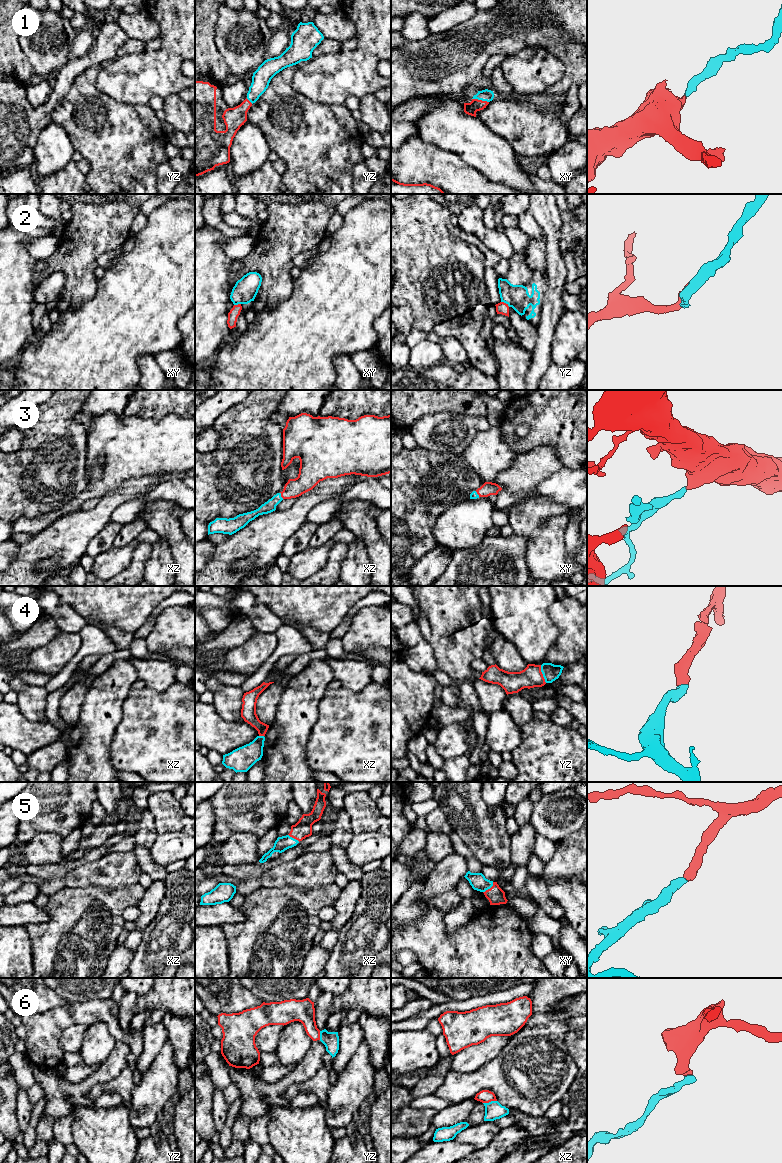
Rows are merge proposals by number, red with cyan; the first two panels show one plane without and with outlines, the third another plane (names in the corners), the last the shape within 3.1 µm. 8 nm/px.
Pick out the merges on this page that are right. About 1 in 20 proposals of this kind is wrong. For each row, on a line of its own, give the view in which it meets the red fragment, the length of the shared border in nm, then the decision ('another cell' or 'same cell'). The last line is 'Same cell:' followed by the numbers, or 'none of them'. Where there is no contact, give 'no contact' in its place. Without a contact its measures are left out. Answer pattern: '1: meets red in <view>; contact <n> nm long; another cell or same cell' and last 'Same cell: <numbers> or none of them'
1: meets red in xy; contact 140 nm long; same cell
2: meets red in yz; contact 80 nm long; another cell
3: meets red in xz; contact 60 nm long; same cell
4: meets red in yz; contact 150 nm long; same cell
5: meets red in xy; contact 120 nm long; same cell
6: meets red in xz; contact 110 nm long; same cell
Same cell: 1, 3, 4, 5, 6

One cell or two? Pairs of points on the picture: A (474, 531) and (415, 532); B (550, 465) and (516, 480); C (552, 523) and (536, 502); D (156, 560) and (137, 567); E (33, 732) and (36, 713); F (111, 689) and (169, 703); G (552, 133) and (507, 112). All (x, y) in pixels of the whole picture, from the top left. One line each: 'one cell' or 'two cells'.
A: two cells
B: one cell
C: two cells
D: two cells
E: two cells
F: two cells
G: one cell

